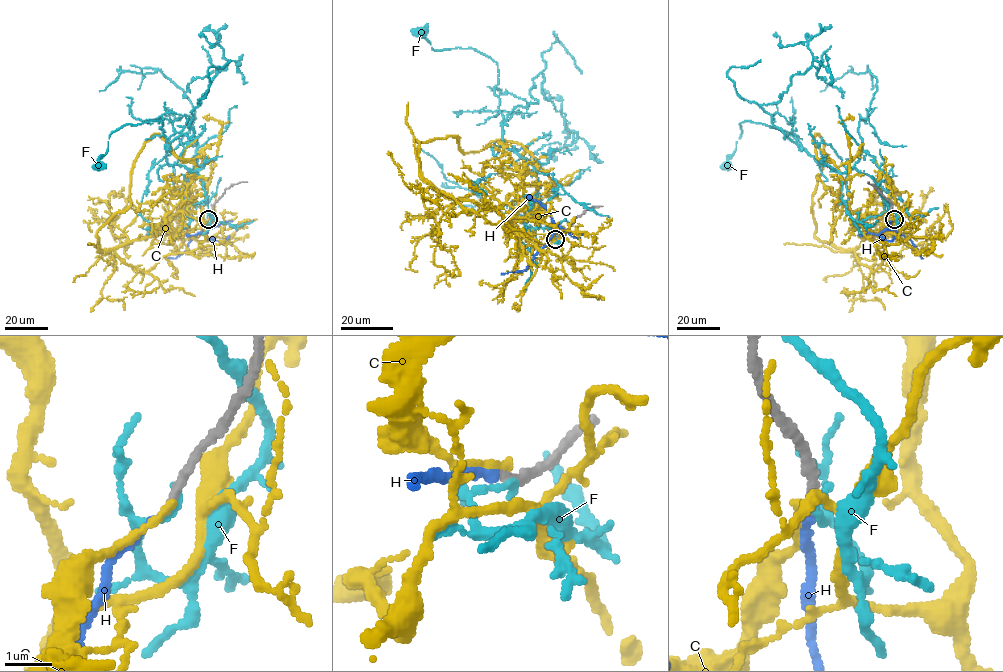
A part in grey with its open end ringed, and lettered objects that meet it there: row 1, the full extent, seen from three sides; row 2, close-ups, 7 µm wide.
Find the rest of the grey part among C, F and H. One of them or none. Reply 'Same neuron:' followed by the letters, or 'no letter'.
Same neuron: H

